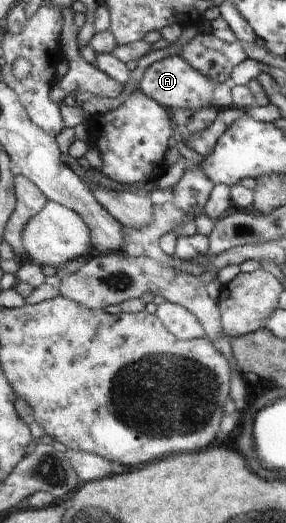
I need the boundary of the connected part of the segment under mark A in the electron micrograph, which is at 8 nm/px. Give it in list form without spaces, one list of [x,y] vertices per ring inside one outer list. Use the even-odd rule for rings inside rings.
[[[166,56],[148,66],[140,80],[138,89],[145,95],[153,98],[167,109],[199,109],[213,105],[218,110],[235,109],[233,105],[233,83],[213,83],[203,77],[197,69],[193,69],[185,59],[180,56]]]

